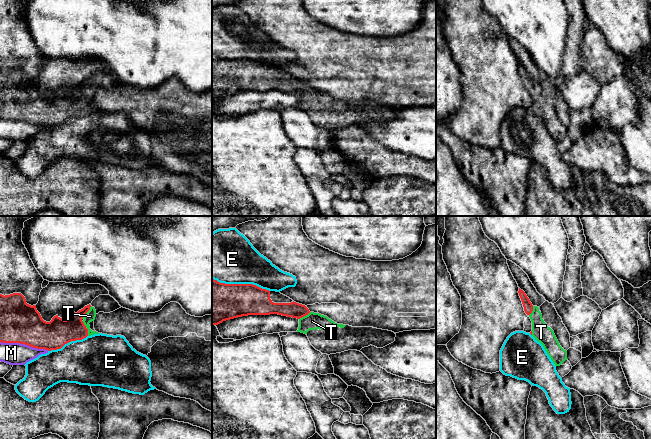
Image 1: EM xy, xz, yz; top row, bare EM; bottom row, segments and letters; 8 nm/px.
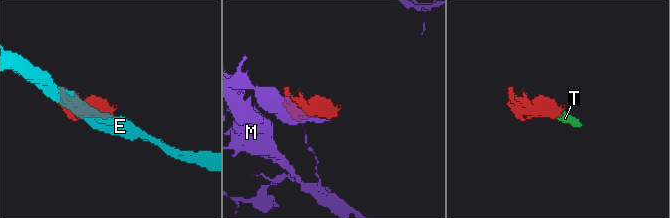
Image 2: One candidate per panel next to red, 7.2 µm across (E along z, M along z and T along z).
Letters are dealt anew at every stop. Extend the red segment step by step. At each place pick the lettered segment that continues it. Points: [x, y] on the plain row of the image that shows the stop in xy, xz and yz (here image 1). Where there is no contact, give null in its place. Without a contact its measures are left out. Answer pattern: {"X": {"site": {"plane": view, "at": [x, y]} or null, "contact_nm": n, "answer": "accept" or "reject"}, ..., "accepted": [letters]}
{"E": {"site": {"plane": "xz", "at": [241, 60]}, "contact_nm": 480, "answer": "reject"}, "M": {"site": {"plane": "xy", "at": [24, 119]}, "contact_nm": 400, "answer": "reject"}, "T": {"site": {"plane": "xy", "at": [86, 104]}, "contact_nm": 130, "answer": "accept"}, "accepted": ["T"]}

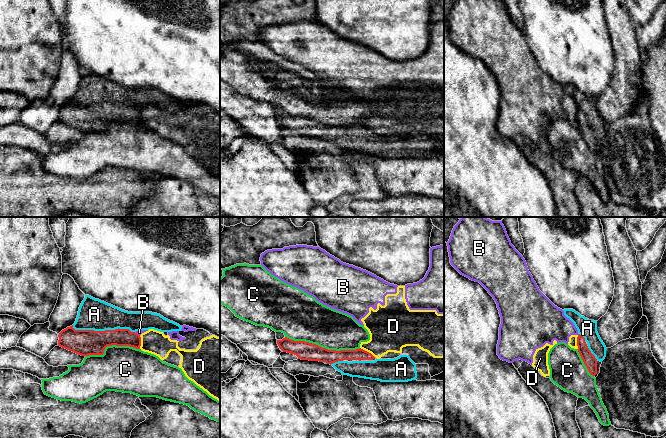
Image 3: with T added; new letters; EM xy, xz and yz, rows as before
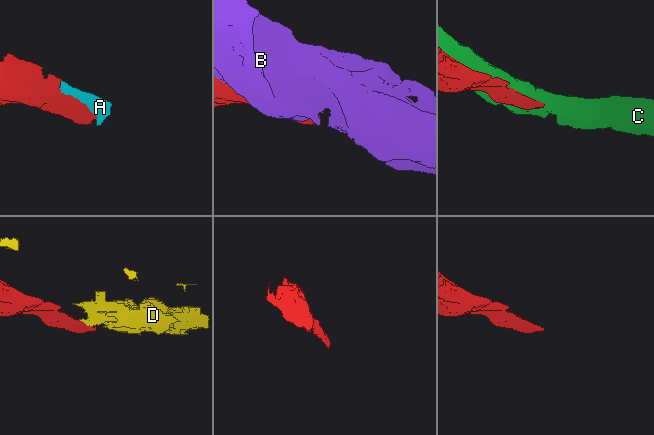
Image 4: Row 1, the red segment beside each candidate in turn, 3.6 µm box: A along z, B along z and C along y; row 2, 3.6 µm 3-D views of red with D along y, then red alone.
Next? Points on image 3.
{"A": {"site": {"plane": "xy", "at": [103, 107]}, "contact_nm": 500, "answer": "accept"}, "B": {"site": {"plane": "xy", "at": [136, 109]}, "contact_nm": 50, "answer": "reject"}, "C": {"site": {"plane": "xz", "at": [321, 123]}, "contact_nm": 600, "answer": "reject"}, "D": {"site": {"plane": "xy", "at": [140, 118]}, "contact_nm": 120, "answer": "reject"}, "accepted": ["A"]}

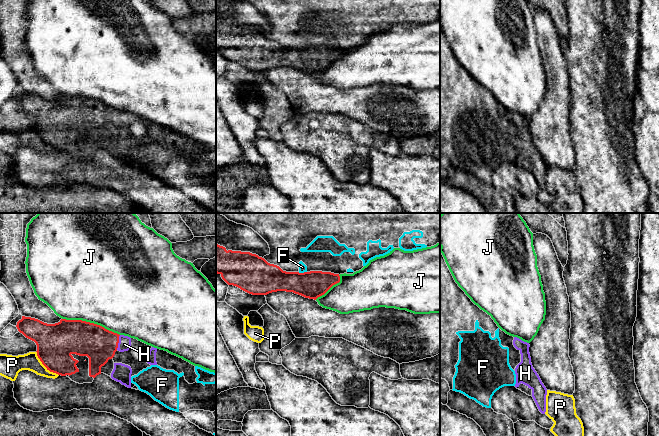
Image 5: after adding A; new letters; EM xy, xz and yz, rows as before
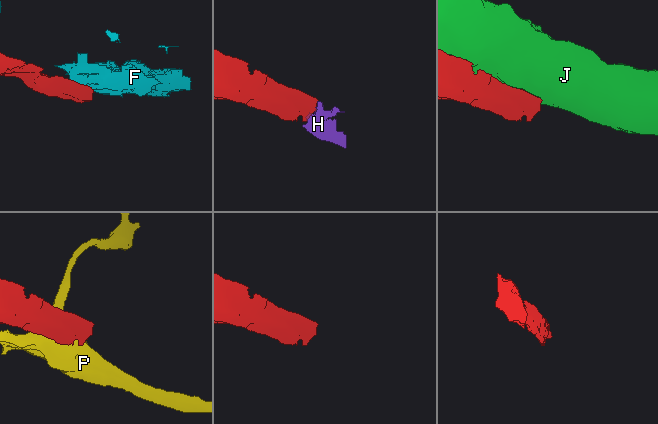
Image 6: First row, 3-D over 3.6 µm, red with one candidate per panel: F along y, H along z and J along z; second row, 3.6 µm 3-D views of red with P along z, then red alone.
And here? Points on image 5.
{"F": {"site": {"plane": "xz", "at": [302, 49]}, "contact_nm": 70, "answer": "reject"}, "H": {"site": {"plane": "xy", "at": [118, 118]}, "contact_nm": 120, "answer": "accept"}, "J": {"site": {"plane": "xy", "at": [91, 99]}, "contact_nm": 480, "answer": "reject"}, "P": {"site": {"plane": "xy", "at": [44, 141]}, "contact_nm": 260, "answer": "reject"}, "accepted": ["H"]}

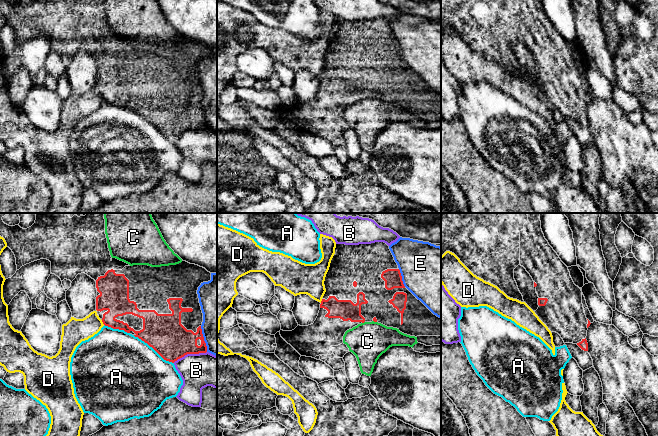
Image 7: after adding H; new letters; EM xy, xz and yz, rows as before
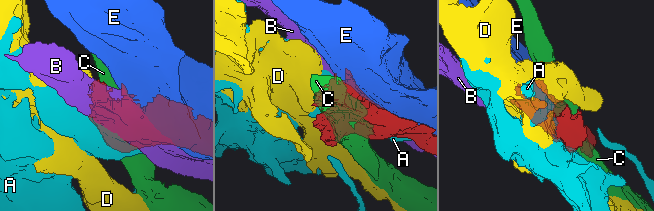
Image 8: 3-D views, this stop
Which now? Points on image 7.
{"A": {"site": {"plane": "xy", "at": [153, 124]}, "contact_nm": 400, "answer": "reject"}, "B": {"site": {"plane": "xy", "at": [189, 129]}, "contact_nm": 280, "answer": "reject"}, "C": {"site": {"plane": "xz", "at": [363, 98]}, "contact_nm": 30, "answer": "reject"}, "D": {"site": {"plane": "xy", "at": [102, 97]}, "contact_nm": 50, "answer": "reject"}, "E": {"site": {"plane": "xz", "at": [401, 54]}, "contact_nm": 160, "answer": "reject"}, "accepted": []}

